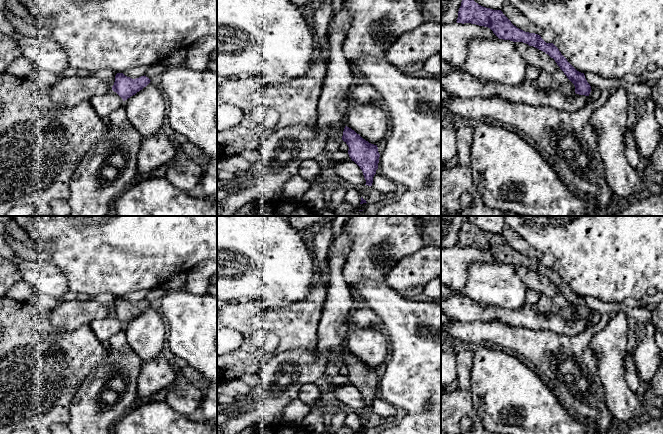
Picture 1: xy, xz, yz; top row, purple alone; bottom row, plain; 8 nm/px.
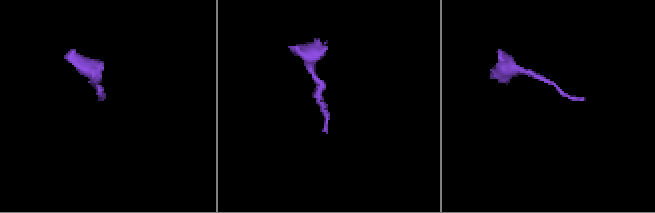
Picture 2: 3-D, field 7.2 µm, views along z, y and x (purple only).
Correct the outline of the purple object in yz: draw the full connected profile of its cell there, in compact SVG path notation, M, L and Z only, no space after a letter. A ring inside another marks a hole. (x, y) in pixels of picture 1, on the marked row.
M462 0L456 22L488 27L499 39L523 42L545 52L555 60L567 78L574 84L575 93L589 96L591 86L584 73L577 71L553 43L546 43L540 35L517 28L501 10L483 7L474 0Z

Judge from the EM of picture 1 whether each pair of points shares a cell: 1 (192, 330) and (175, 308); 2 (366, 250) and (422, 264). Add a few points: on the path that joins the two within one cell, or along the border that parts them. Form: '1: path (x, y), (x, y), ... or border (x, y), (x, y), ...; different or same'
1: path (186, 324), (178, 319), (176, 314); same
2: border (421, 248), (403, 256), (385, 277); different

